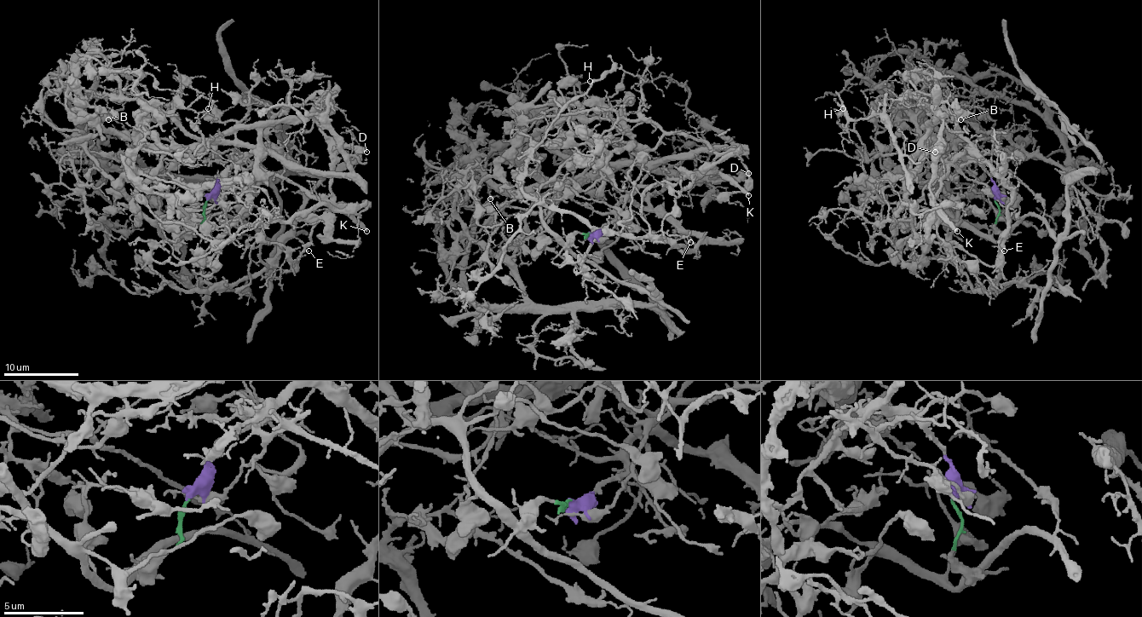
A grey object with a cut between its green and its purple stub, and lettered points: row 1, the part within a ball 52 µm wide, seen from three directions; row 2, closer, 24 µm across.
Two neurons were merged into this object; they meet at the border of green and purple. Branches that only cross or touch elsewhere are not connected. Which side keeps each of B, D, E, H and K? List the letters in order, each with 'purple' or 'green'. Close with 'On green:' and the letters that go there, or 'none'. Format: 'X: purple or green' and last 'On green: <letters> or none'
B: green
D: purple
E: purple
H: green
K: purple
On green: B, H

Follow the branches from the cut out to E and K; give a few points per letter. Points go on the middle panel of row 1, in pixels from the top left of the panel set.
E: (589, 233), (632, 201), (659, 209), (700, 239), (692, 248), (675, 242), (690, 242)
K: (589, 233), (611, 222), (617, 207), (637, 187), (683, 181), (698, 171), (728, 175), (749, 195)

